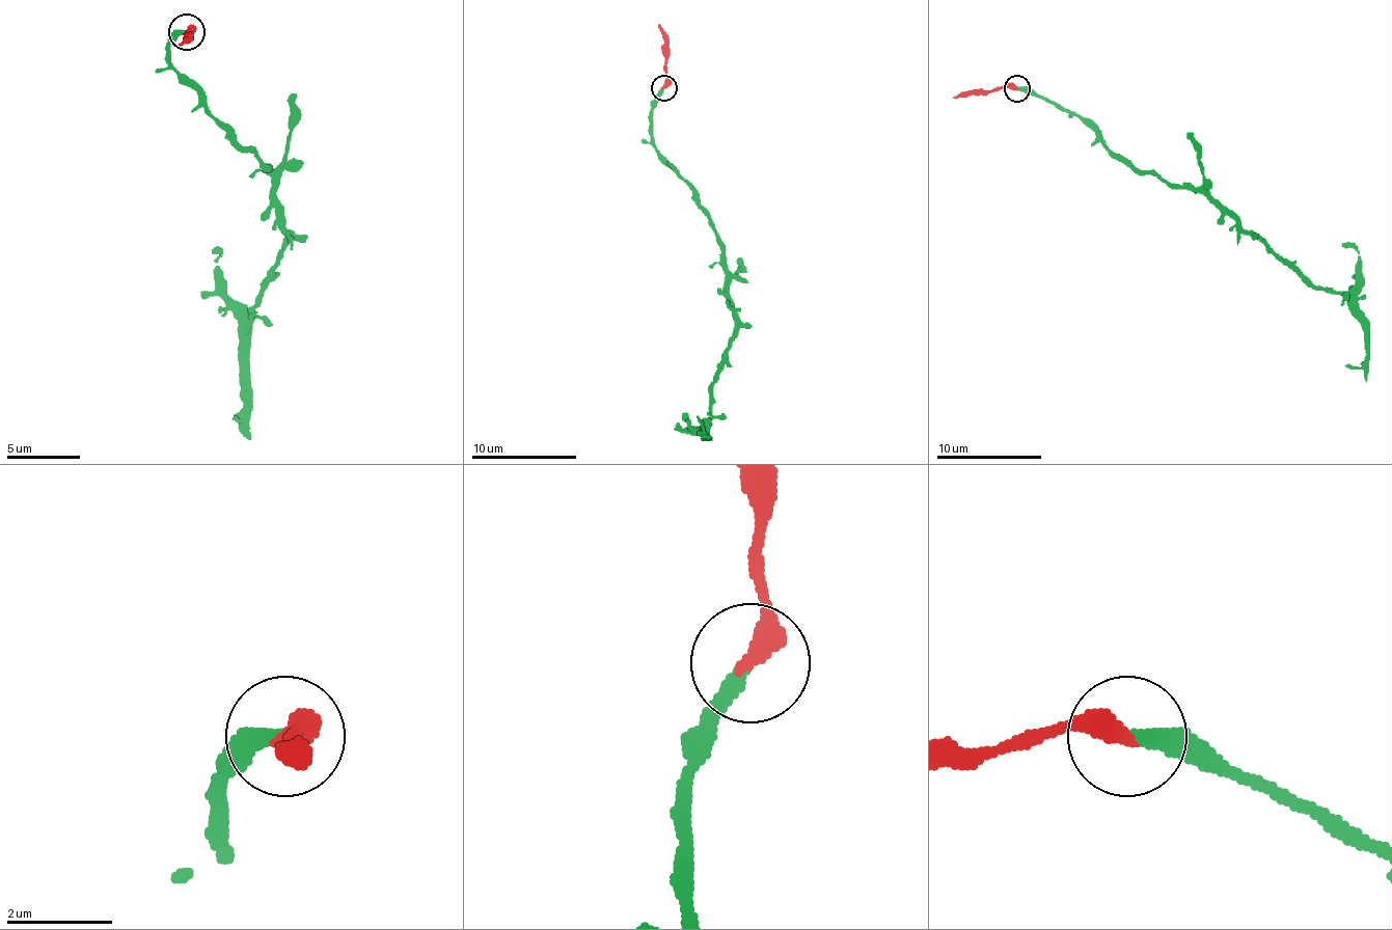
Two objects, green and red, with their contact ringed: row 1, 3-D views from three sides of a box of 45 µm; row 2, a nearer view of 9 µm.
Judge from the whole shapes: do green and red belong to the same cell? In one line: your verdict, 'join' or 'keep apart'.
join

